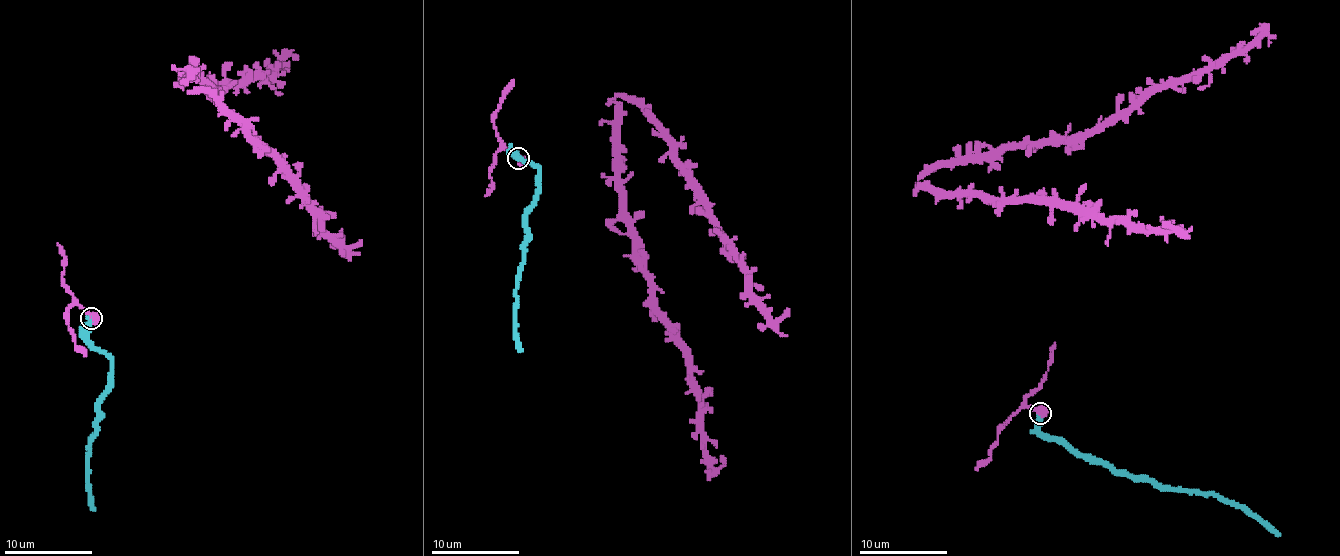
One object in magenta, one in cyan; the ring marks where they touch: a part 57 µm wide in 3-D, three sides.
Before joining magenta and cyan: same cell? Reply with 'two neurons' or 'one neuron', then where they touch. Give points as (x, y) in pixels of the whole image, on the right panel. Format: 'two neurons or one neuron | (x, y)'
two neurons | (1040, 413)

